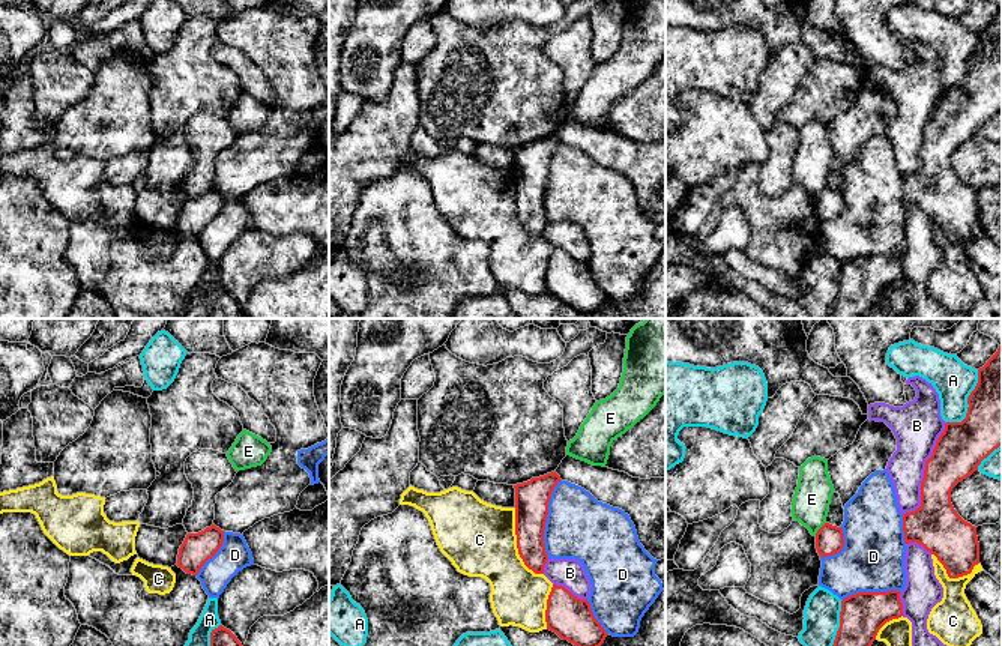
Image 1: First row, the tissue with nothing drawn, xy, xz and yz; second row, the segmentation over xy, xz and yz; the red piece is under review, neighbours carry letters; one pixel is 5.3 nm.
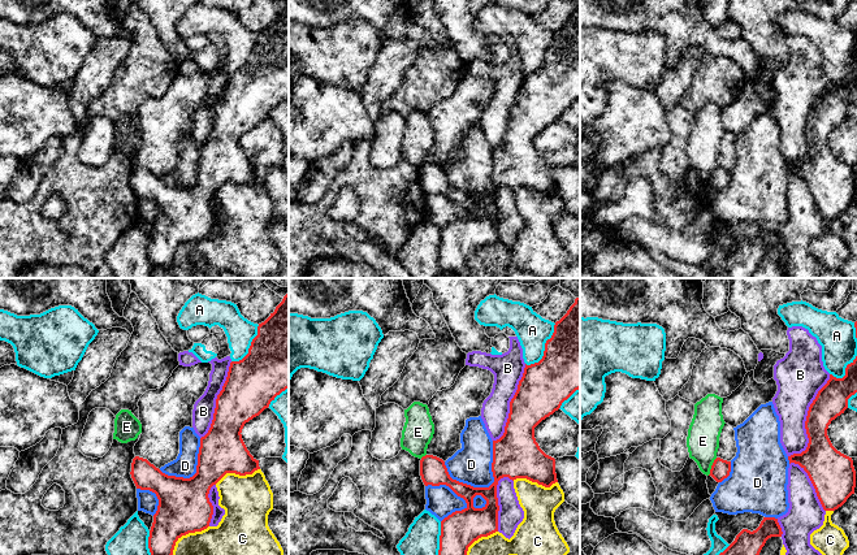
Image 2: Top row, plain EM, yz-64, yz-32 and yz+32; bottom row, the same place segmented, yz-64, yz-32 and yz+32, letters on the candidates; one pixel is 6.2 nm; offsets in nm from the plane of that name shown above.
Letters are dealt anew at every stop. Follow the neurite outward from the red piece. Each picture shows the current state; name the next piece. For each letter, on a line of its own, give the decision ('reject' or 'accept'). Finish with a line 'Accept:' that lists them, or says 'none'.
A: reject
B: reject
C: reject
D: reject
E: reject
Accept: none

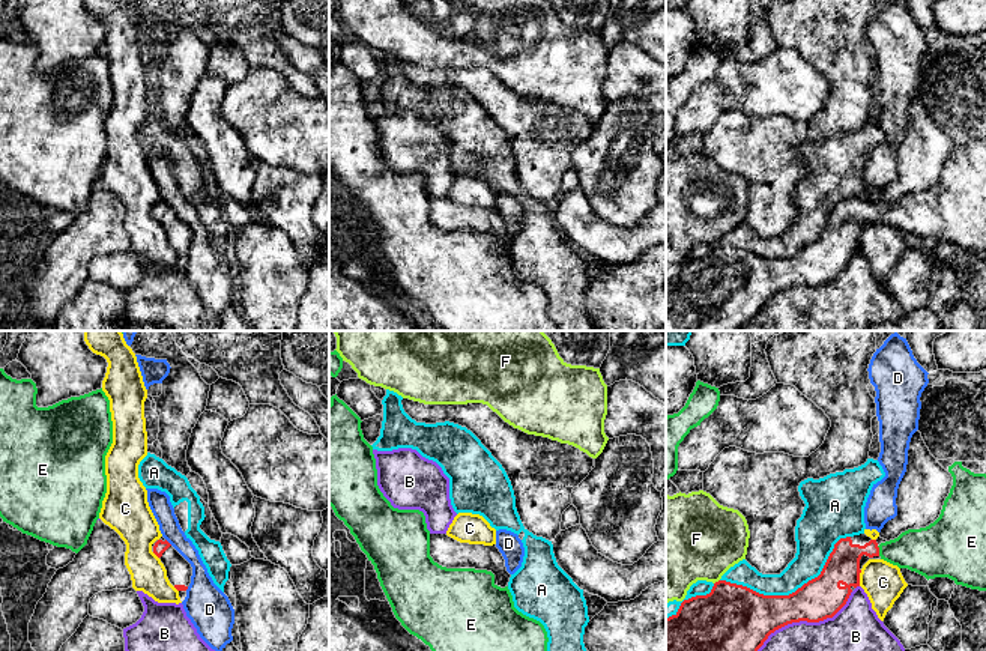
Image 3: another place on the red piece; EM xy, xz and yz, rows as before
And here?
A: reject
B: reject
C: reject
D: reject
E: accept
F: reject
Accept: E

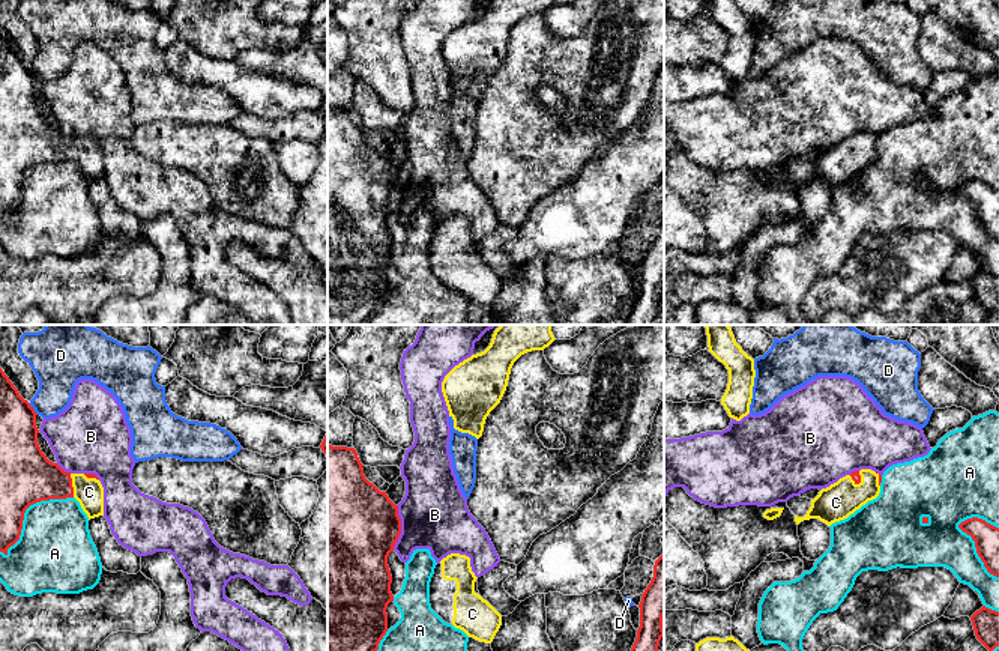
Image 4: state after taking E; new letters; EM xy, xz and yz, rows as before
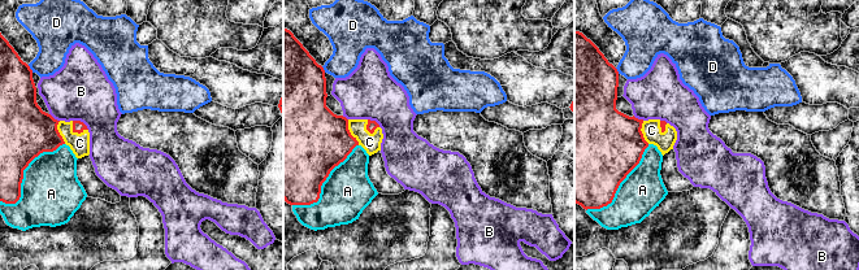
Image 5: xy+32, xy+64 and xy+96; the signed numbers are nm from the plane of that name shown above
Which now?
A: reject
B: reject
C: accept
D: reject
Accept: C

